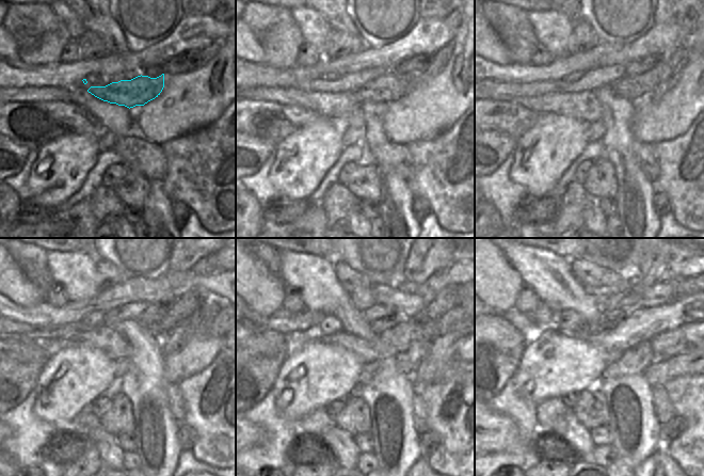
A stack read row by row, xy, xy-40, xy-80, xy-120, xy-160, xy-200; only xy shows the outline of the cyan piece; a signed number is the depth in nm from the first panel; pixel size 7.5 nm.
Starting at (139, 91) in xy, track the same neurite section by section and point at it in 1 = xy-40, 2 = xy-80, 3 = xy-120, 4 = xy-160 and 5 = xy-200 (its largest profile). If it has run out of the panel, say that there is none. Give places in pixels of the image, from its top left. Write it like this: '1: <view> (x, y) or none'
1: xy-40 (388, 89)
2: xy-80 (634, 84)
3: xy-120 (158, 320)
4: xy-160 (428, 322)
5: xy-200 (651, 321)

